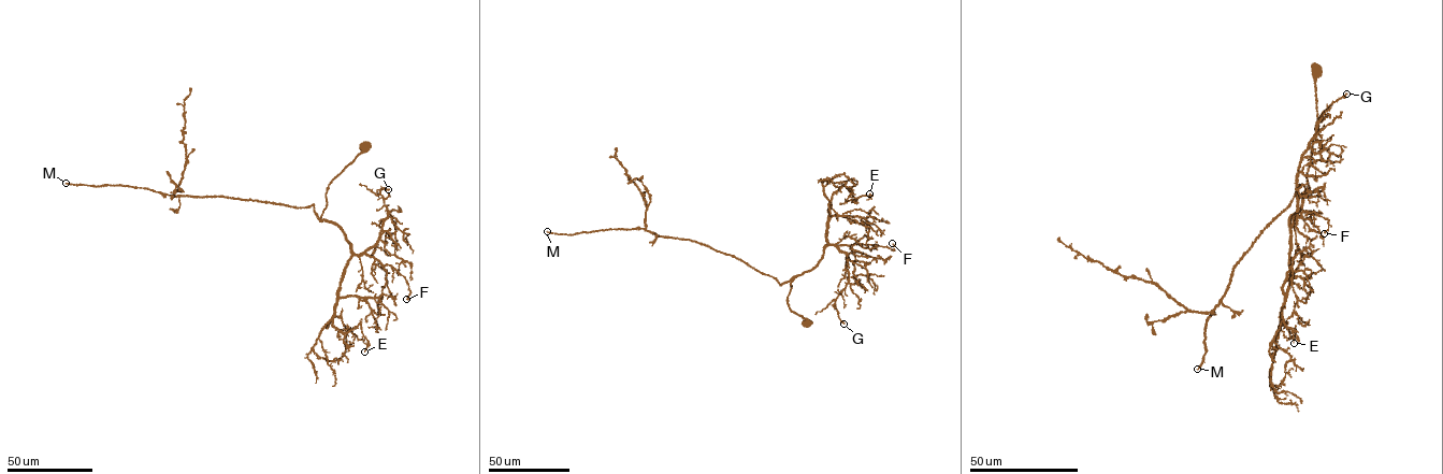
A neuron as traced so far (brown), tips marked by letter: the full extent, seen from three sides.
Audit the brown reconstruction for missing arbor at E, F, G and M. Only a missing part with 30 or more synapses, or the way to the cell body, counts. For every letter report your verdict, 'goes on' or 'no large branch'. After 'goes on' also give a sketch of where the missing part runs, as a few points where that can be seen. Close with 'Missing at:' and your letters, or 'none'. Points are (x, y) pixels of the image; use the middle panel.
E: no large branch
F: no large branch
G: no large branch
M: goes on
Missing at: M

